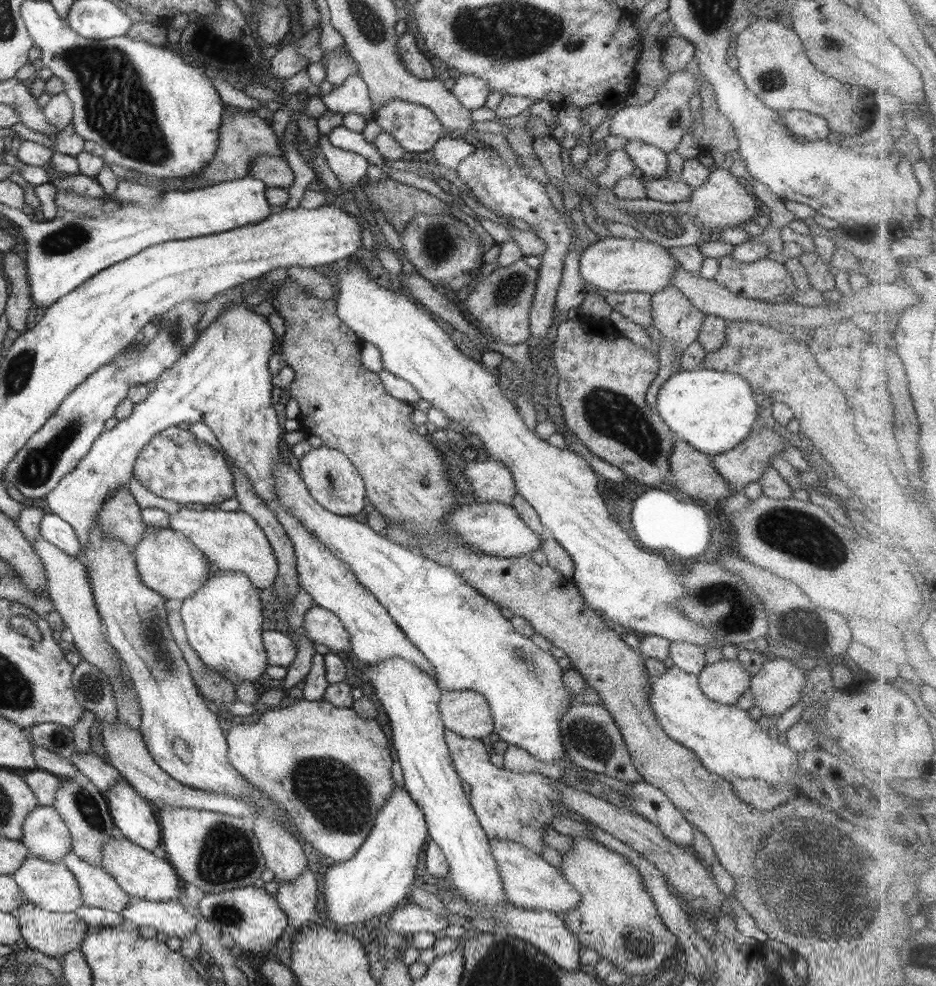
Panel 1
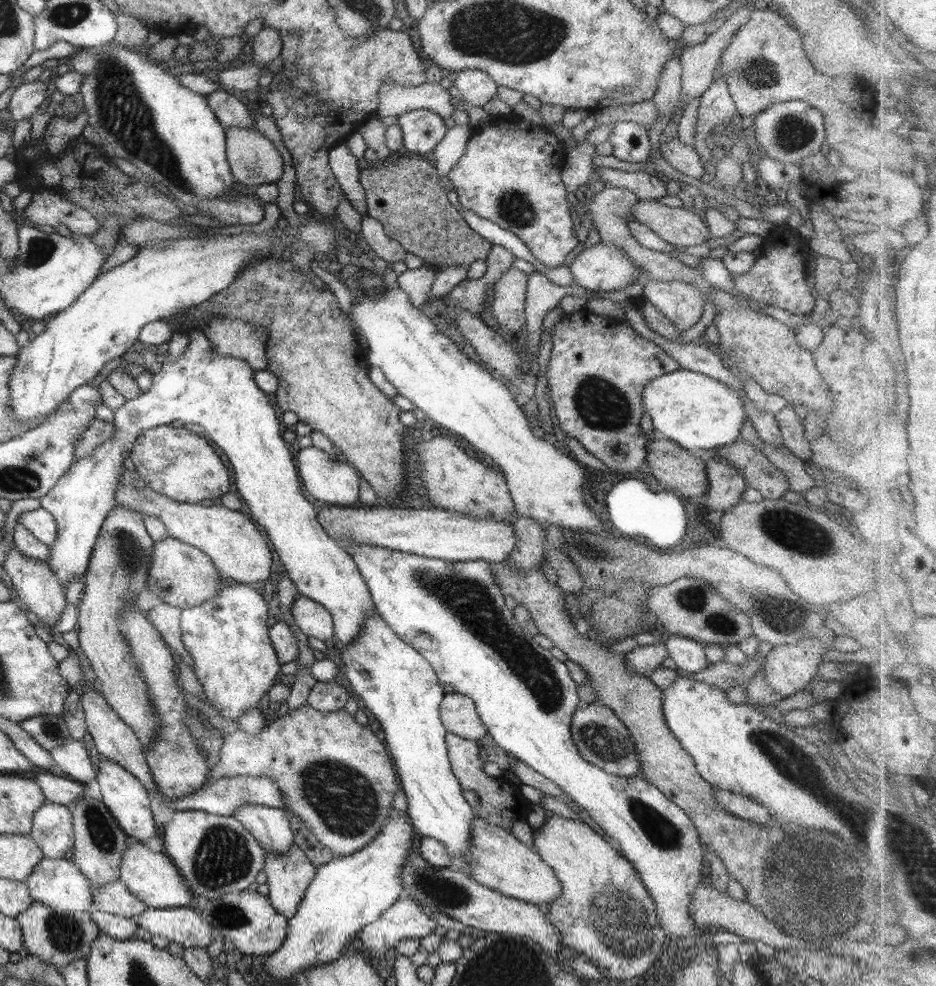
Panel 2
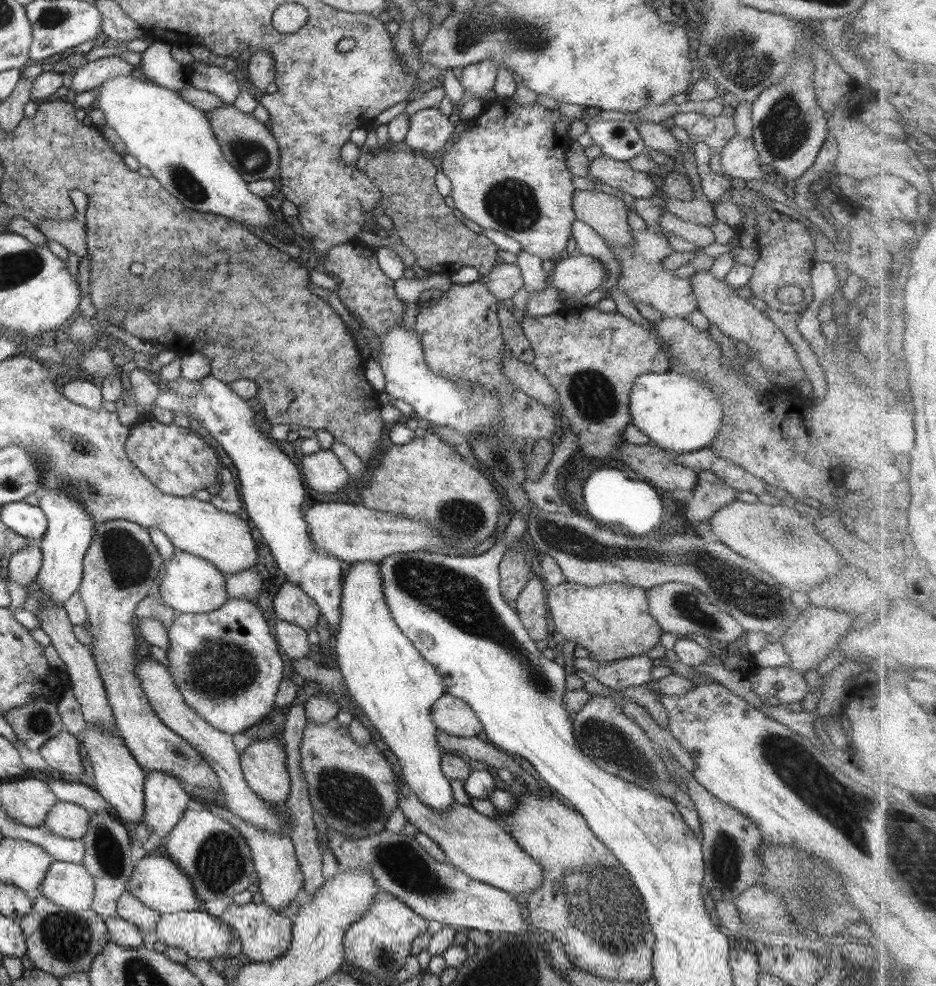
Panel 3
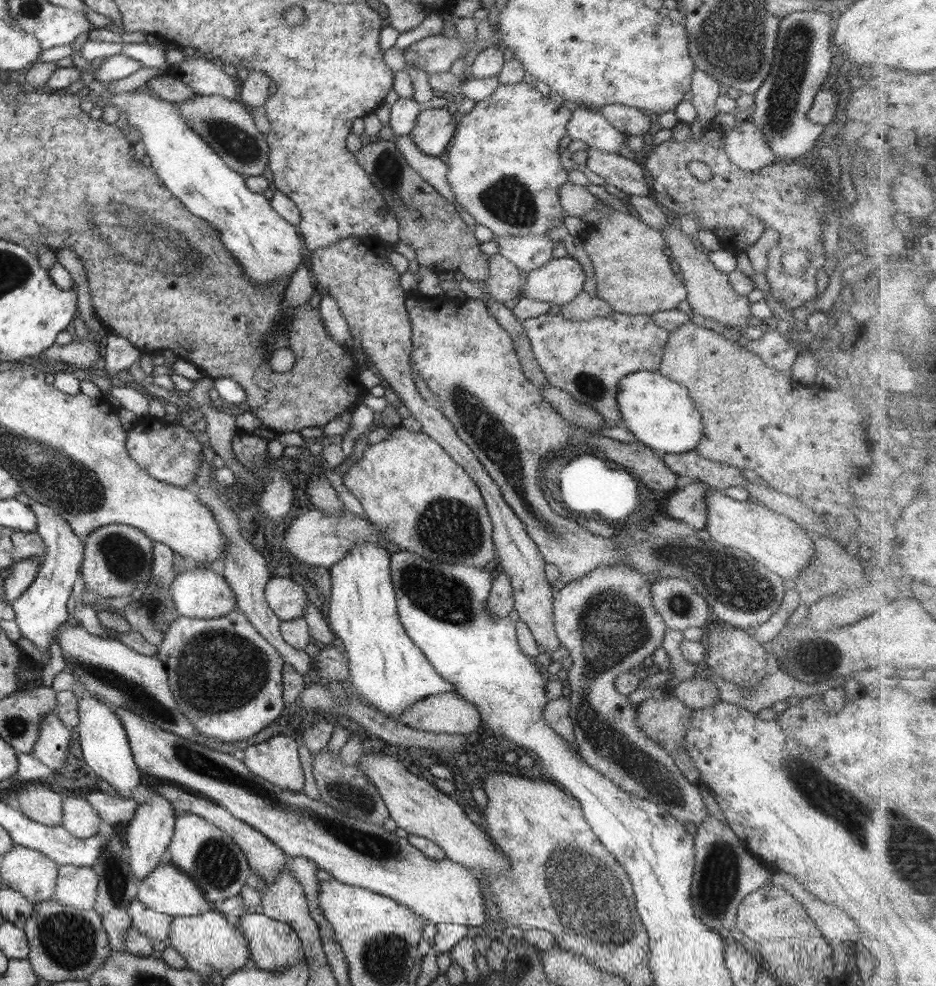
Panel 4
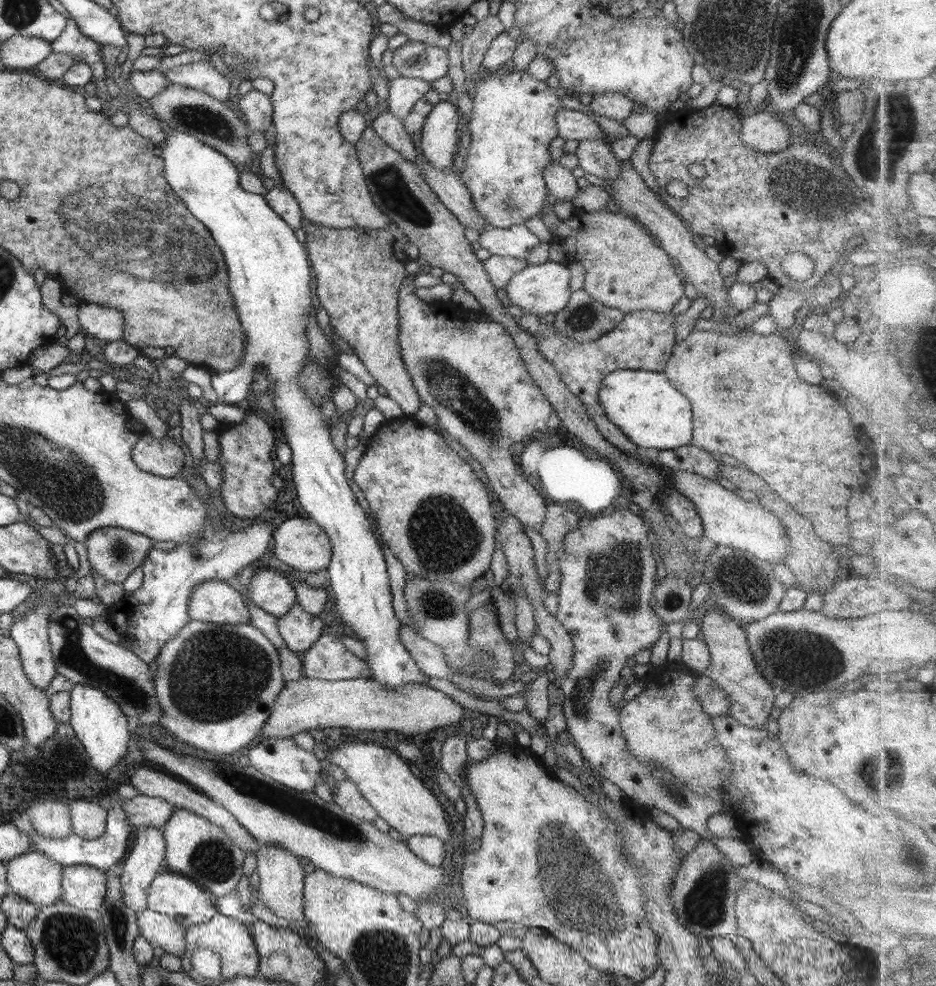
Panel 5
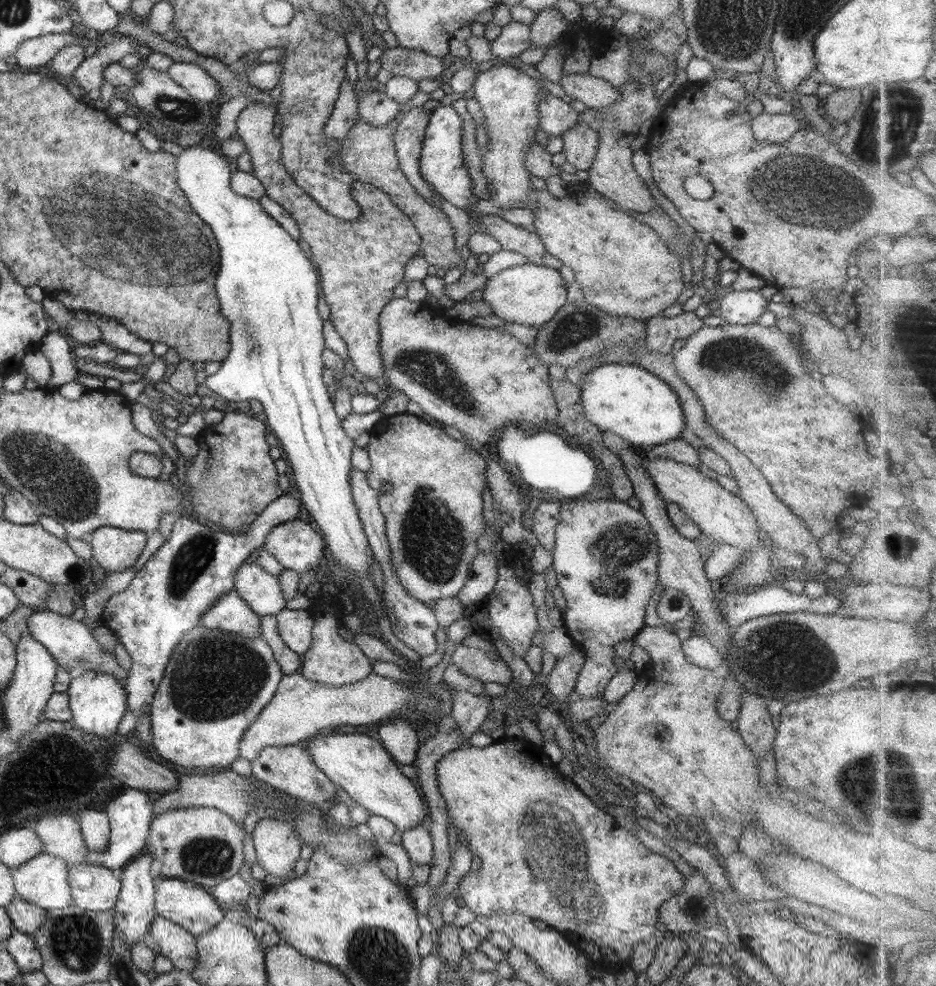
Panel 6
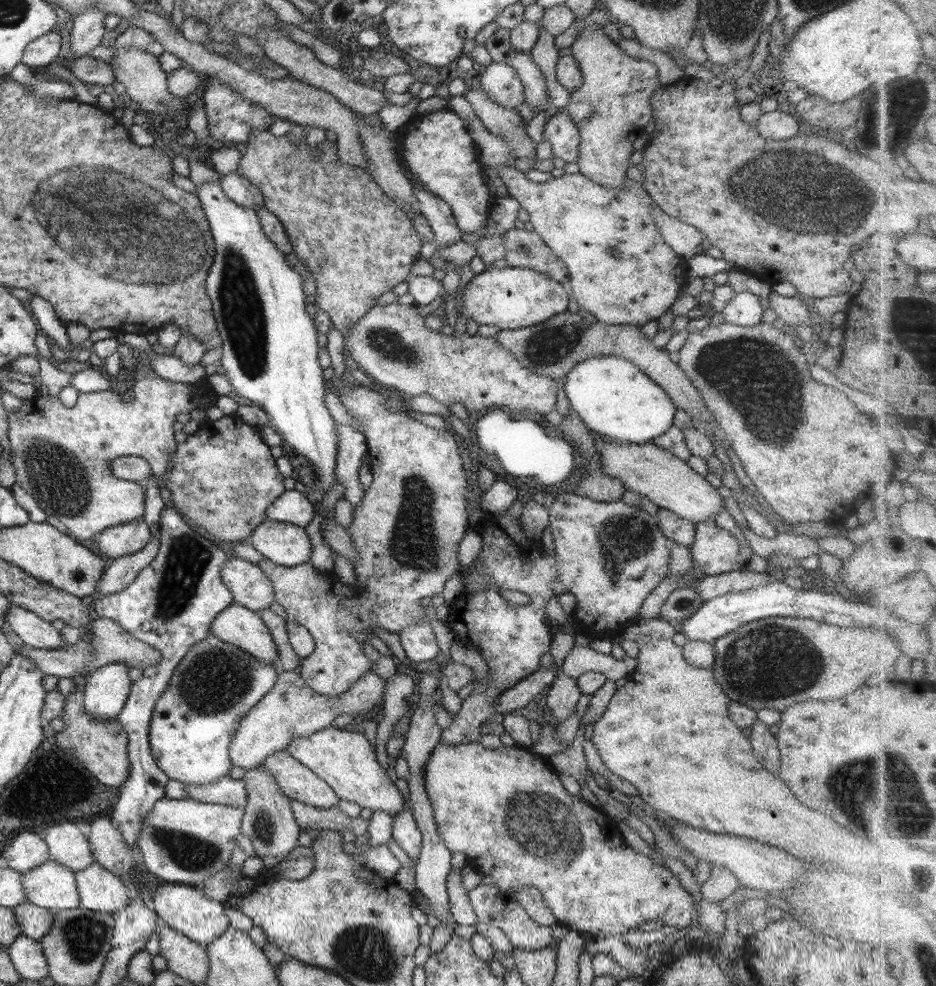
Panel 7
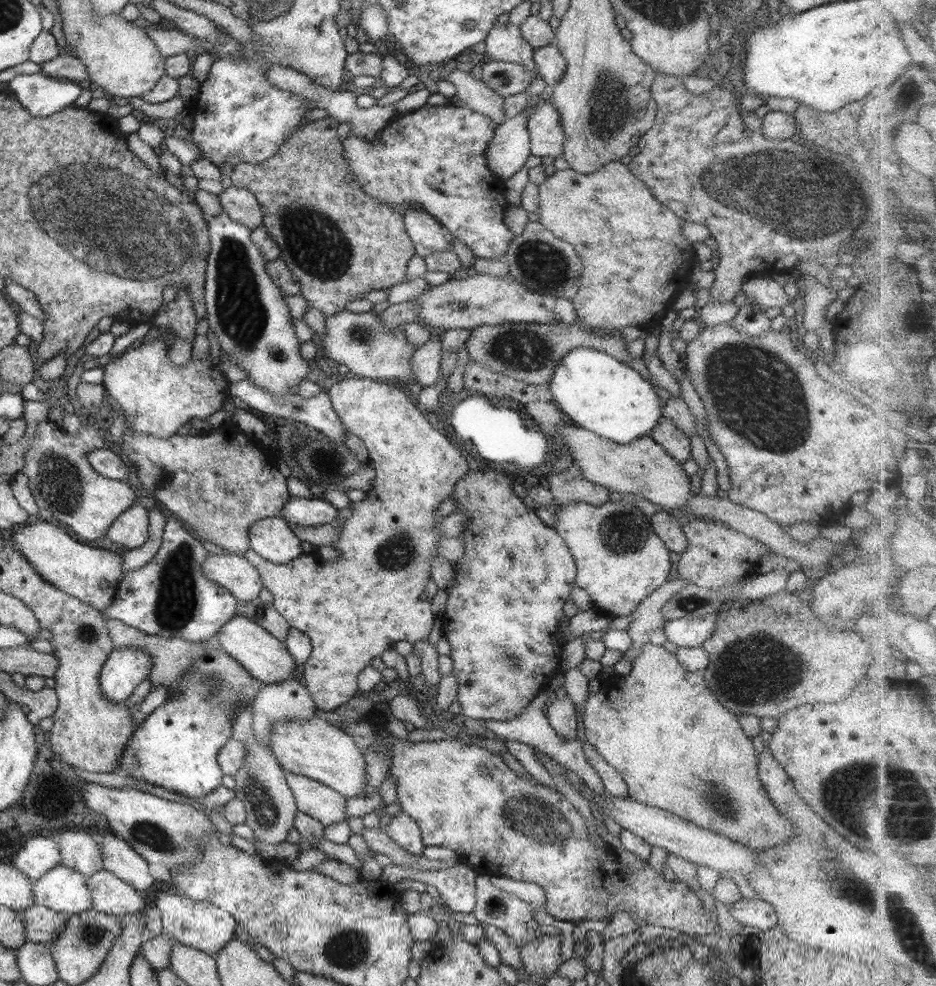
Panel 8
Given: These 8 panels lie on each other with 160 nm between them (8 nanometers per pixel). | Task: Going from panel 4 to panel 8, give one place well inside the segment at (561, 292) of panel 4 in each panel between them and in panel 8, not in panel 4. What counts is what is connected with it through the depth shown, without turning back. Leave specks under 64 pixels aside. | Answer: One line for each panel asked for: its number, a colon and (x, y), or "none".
5: (540, 289)
6: (527, 294)
7: (509, 298)
8: (468, 302)

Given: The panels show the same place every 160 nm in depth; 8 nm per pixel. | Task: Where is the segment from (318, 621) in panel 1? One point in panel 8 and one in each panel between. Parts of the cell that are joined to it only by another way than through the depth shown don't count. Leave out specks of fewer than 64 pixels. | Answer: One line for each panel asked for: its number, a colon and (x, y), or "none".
2: (312, 619)
3: (290, 603)
4: (287, 600)
5: (271, 592)
6: (260, 591)
7: (250, 588)
8: (232, 572)

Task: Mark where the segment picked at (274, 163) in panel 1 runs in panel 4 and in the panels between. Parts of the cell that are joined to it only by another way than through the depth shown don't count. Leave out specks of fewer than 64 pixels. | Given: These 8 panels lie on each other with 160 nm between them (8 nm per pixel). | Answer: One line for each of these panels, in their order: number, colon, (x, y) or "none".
2: (253, 160)
3: (244, 142)
4: (226, 126)

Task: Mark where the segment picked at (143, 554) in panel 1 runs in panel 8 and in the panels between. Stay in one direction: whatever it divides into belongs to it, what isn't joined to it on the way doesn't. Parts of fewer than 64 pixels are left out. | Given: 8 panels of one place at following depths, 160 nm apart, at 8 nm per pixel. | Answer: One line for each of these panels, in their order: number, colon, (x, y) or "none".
2: (181, 576)
3: (188, 584)
4: (196, 593)
5: (212, 601)
6: (229, 613)
7: (235, 625)
8: (264, 658)

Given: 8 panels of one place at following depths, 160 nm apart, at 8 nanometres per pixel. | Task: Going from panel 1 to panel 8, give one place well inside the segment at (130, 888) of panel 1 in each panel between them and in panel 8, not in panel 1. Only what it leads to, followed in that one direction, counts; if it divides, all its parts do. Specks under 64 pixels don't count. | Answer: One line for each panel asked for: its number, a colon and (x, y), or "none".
2: (150, 877)
3: (159, 884)
4: (165, 889)
5: (169, 894)
6: (191, 907)
7: (181, 907)
8: (198, 925)

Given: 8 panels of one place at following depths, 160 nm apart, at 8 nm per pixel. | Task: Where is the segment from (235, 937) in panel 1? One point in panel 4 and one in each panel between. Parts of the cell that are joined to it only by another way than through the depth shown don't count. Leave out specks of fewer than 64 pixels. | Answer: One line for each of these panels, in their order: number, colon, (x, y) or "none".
2: (246, 918)
3: (264, 934)
4: (274, 947)

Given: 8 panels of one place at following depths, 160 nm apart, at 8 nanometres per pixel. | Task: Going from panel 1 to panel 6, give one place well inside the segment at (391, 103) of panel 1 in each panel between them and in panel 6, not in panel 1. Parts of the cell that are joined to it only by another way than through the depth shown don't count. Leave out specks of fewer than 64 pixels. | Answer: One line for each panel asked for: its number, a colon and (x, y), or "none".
2: (421, 129)
3: (428, 130)
4: (434, 128)
5: (439, 133)
6: (440, 165)

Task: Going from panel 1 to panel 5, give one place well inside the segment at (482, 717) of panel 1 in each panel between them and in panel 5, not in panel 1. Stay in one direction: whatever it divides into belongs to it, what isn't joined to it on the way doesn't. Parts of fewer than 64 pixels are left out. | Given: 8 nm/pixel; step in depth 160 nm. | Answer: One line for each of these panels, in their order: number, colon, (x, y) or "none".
2: (457, 713)
3: (450, 715)
4: (443, 713)
5: (360, 704)

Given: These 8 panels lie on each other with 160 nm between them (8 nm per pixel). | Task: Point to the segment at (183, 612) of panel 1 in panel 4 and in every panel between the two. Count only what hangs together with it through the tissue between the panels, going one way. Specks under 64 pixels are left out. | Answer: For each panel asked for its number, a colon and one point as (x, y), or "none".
2: (226, 638)
3: (225, 664)
4: (225, 679)

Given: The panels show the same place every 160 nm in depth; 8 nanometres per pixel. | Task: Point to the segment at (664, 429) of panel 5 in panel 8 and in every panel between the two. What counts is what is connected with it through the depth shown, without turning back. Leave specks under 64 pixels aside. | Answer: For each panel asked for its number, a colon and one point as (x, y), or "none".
6: (624, 401)
7: (611, 396)
8: (602, 395)

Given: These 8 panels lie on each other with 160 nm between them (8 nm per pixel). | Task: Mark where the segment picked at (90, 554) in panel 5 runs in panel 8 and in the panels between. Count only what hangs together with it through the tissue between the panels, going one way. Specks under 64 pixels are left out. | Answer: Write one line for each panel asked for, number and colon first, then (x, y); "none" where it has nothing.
6: (114, 549)
7: (122, 540)
8: (130, 529)

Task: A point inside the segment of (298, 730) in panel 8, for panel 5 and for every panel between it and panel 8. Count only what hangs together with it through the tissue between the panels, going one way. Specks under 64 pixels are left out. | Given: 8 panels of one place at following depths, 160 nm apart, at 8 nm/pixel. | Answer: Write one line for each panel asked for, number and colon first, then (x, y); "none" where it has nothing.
5: (381, 777)
6: (356, 763)
7: (344, 760)

